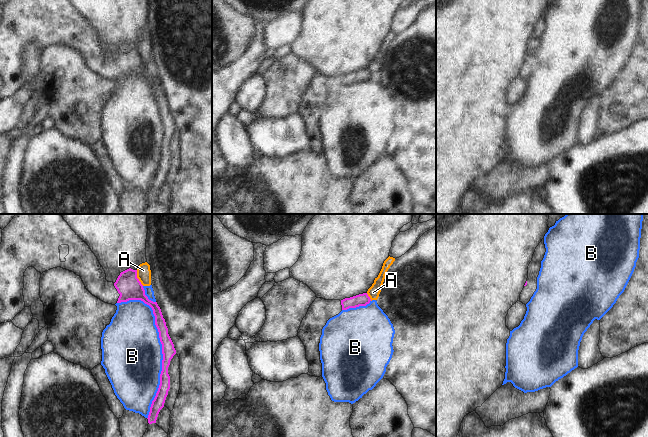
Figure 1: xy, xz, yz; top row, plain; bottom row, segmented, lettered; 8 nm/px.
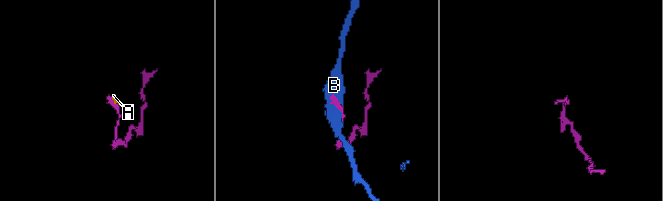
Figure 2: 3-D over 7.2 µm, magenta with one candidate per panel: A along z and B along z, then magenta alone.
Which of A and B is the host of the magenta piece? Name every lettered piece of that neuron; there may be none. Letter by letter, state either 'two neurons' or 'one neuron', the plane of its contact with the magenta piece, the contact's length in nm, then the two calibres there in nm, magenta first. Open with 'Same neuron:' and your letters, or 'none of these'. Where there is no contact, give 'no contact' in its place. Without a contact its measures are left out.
Same neuron: none of these
A: two neurons; contact in xy; length 140 nm; calibres 200 and 110 nm
B: two neurons; contact in xy; length 950 nm; calibres 110 and 480 nm

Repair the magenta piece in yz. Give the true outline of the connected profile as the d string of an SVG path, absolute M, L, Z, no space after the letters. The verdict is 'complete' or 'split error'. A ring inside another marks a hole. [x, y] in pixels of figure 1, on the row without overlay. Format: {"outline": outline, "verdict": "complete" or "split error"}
{"outline": "M543 14L539 21L536 23L532 37L528 42L528 54L520 70L520 78L525 81L530 77L531 73L537 65L537 53L539 51L541 37L544 34L545 28L546 24Z", "verdict": "split error"}

